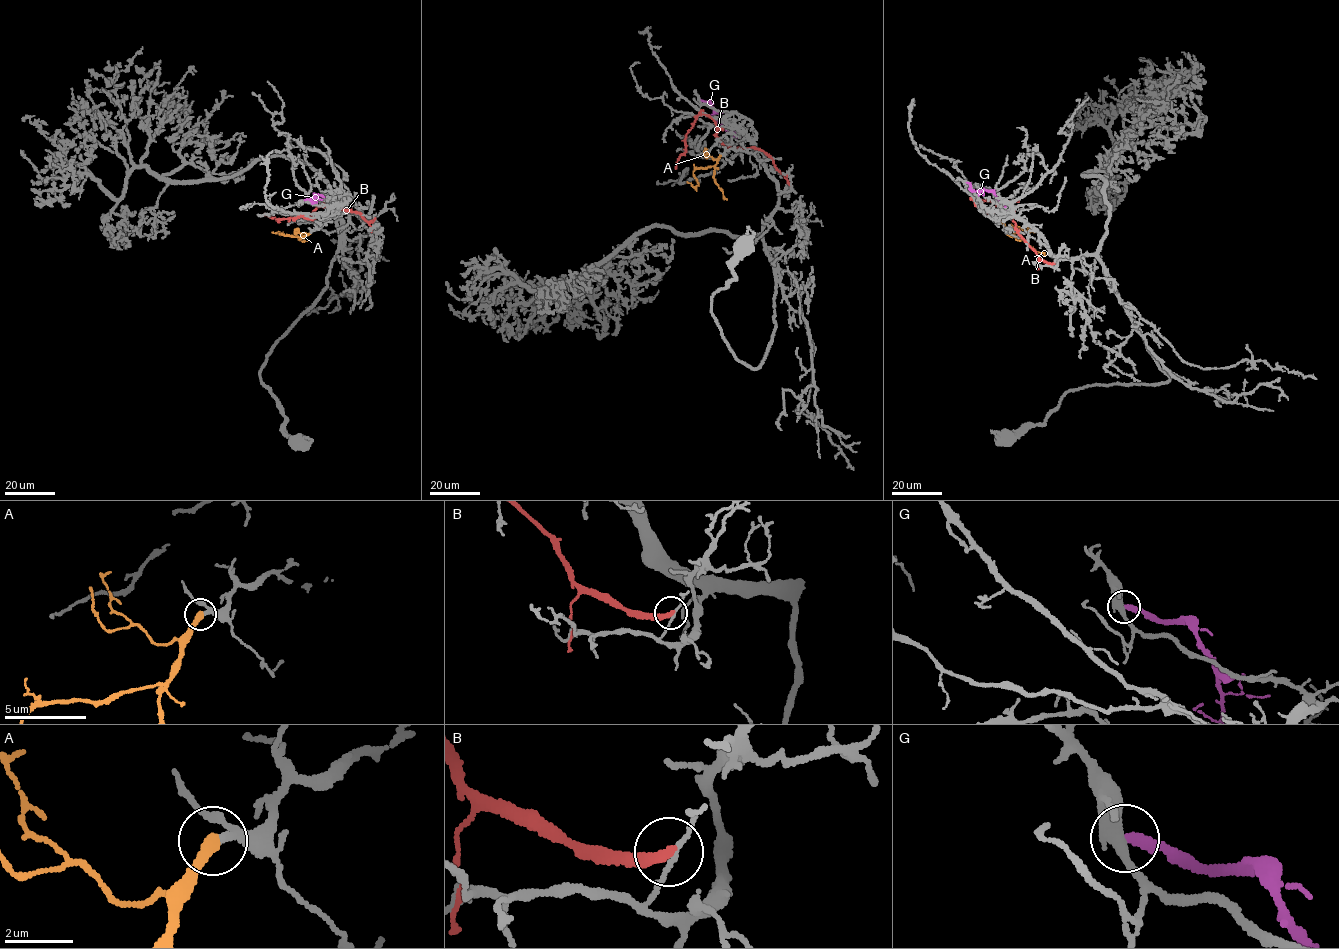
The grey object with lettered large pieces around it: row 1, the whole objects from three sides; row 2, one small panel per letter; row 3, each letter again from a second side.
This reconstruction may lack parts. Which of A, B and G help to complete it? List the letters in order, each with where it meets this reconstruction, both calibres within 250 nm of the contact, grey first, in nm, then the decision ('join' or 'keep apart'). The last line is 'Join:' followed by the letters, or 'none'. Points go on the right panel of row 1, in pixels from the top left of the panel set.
A: contact (1006, 233); calibres 150 and 380 nm; join
B: contact (1053, 263); calibres 120 and 320 nm; keep apart
G: contact (967, 182); calibres 400 and 240 nm; keep apart
Join: A

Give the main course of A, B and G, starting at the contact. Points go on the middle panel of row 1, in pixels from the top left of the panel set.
A: (720, 155), (714, 165), (693, 171), (697, 185), (693, 187), (687, 181)
B: (791, 185), (760, 149), (725, 147), (715, 135), (716, 123), (702, 114), (686, 134), (686, 150), (674, 168)
G: (699, 100), (709, 102), (714, 119), (740, 137)

